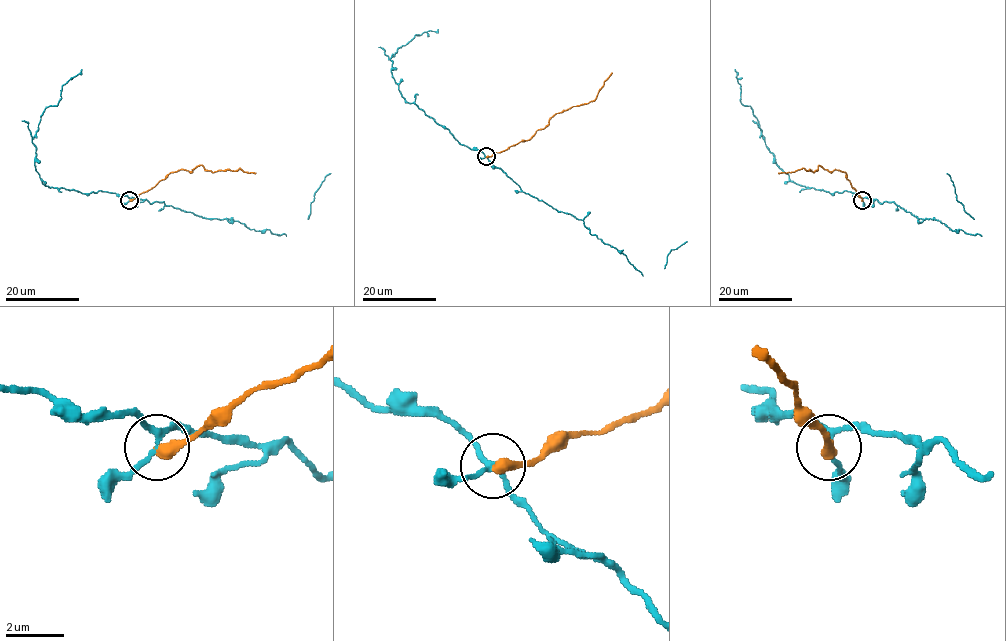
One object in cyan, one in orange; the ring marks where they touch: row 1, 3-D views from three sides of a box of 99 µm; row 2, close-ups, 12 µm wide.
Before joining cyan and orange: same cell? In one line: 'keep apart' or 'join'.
keep apart

